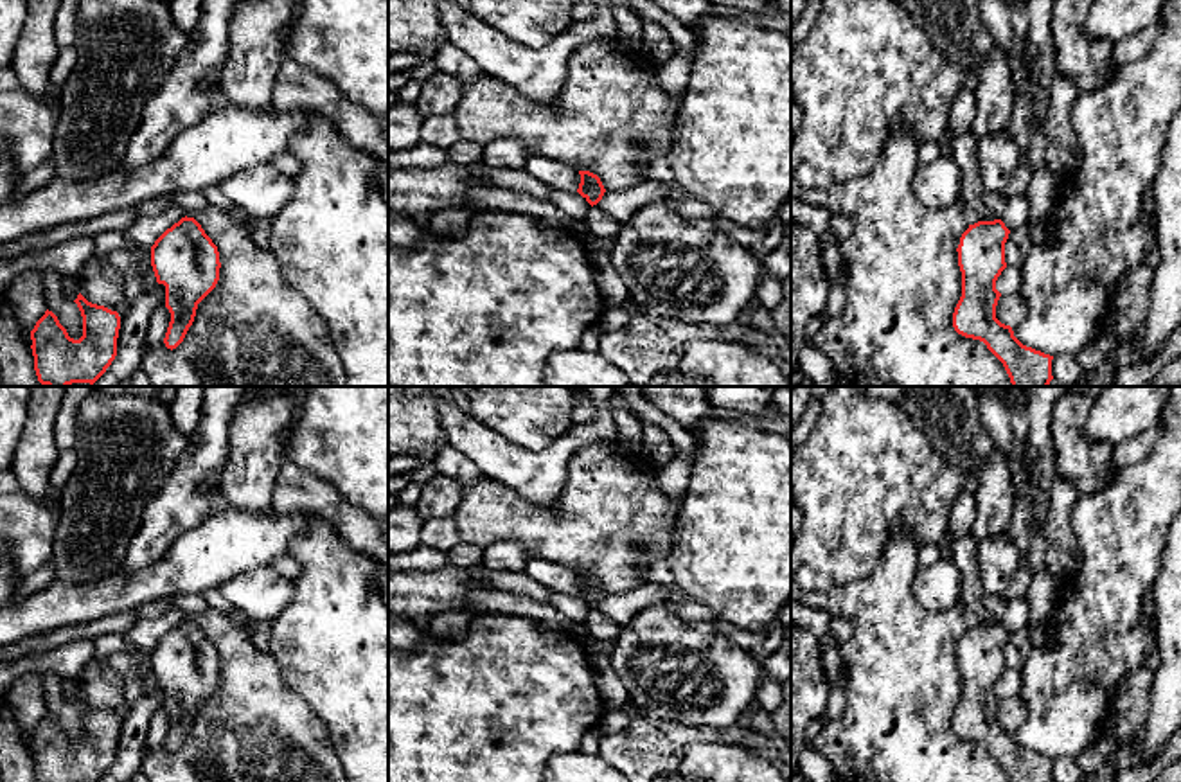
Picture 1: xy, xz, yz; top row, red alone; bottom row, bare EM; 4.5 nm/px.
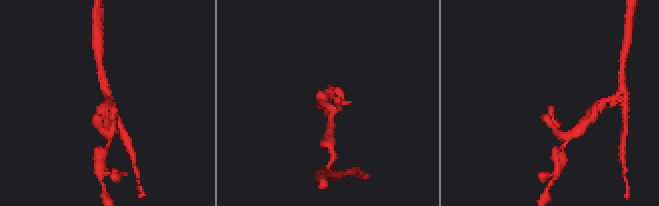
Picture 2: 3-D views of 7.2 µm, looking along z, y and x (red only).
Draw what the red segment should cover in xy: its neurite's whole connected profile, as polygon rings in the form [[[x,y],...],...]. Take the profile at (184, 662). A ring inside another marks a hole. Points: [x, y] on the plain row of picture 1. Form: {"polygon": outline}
{"polygon": [[[185,618],[155,644],[151,669],[156,685],[165,689],[171,724],[164,746],[173,753],[192,728],[198,706],[219,683],[219,654],[201,627]]]}

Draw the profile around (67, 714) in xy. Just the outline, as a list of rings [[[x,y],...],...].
[[[47,672],[41,678],[47,712],[58,719],[70,741],[79,742],[83,739],[83,719],[77,706],[63,694],[63,678],[56,672]]]

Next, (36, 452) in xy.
[[[31,387],[27,422],[9,466],[20,484],[20,494],[36,502],[52,489],[50,471],[59,455],[54,422],[65,390],[67,387]]]

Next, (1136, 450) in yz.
[[[1141,433],[1136,439],[1116,444],[1113,451],[1114,467],[1123,469],[1127,466],[1143,462],[1150,455],[1152,446],[1152,433]]]

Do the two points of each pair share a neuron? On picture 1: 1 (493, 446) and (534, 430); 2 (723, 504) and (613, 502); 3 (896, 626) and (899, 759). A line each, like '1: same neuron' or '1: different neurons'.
1: different neurons
2: different neurons
3: same neuron

